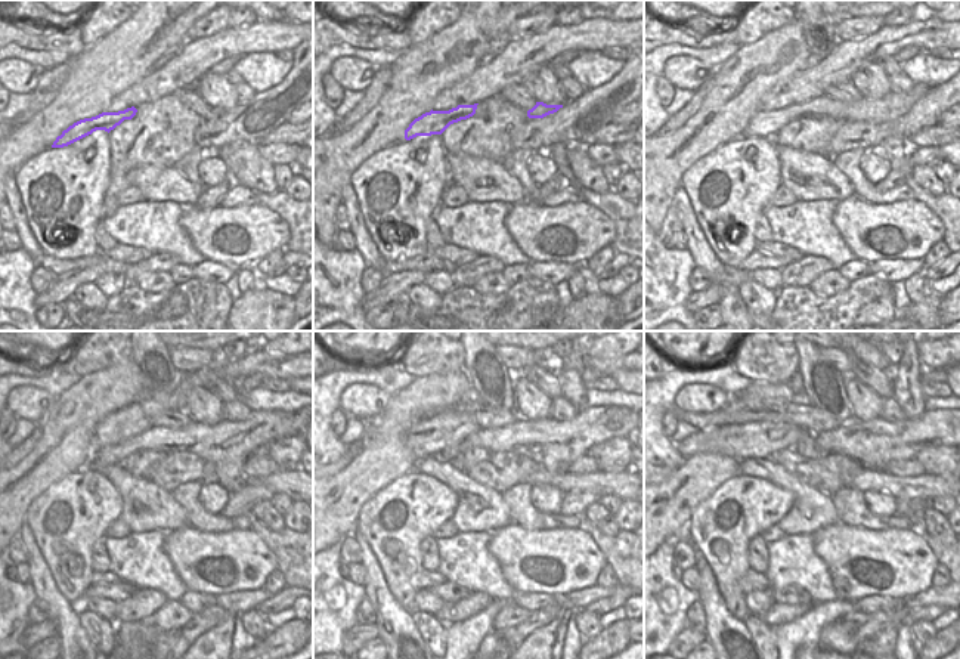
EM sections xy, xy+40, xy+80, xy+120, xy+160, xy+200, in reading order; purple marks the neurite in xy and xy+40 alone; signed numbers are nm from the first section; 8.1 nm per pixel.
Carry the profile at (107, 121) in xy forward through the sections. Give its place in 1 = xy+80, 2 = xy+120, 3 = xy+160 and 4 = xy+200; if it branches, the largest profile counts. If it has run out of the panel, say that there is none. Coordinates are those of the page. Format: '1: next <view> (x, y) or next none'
1: next xy+80 (765, 124)
2: next xy+120 (226, 442)
3: next xy+160 (548, 442)
4: next xy+200 (875, 444)

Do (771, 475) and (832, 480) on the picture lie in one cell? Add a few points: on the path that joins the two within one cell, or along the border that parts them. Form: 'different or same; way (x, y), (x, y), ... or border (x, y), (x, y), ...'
different; border (770, 457), (782, 463), (804, 482), (829, 494)

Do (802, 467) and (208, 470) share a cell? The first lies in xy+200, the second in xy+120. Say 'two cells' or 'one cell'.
one cell

